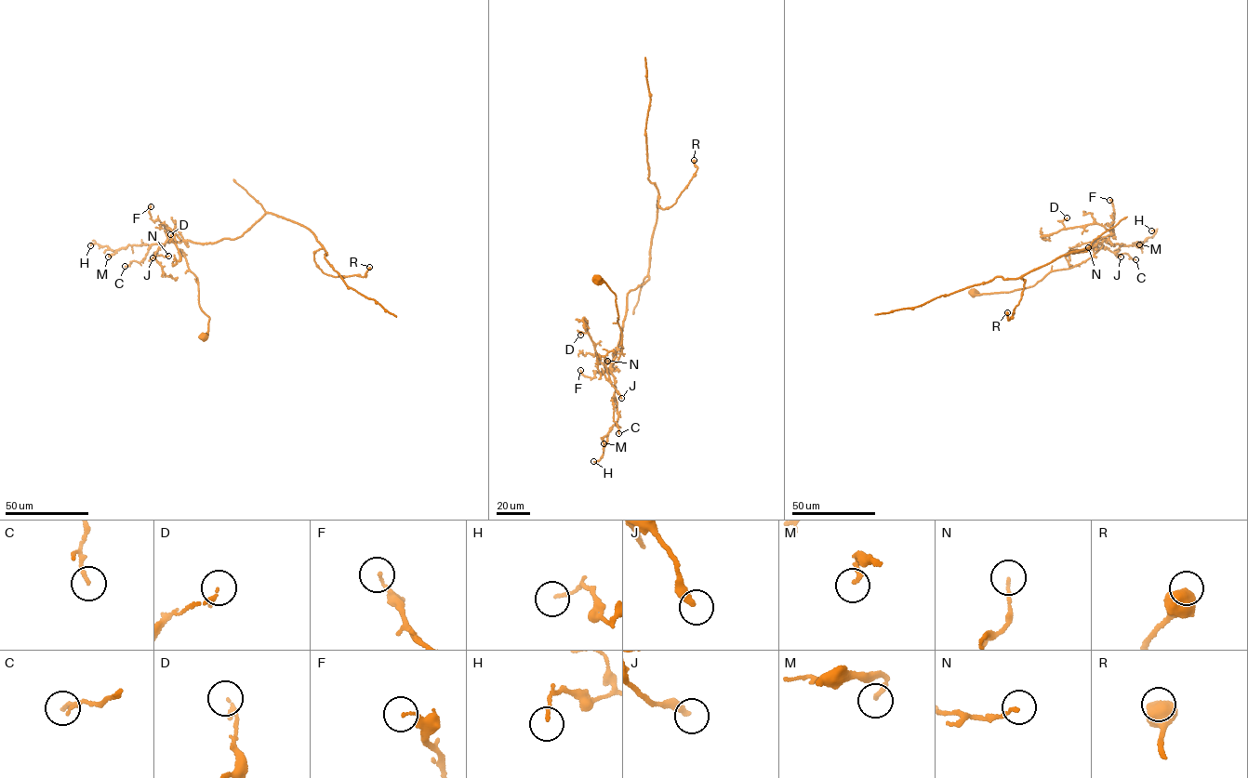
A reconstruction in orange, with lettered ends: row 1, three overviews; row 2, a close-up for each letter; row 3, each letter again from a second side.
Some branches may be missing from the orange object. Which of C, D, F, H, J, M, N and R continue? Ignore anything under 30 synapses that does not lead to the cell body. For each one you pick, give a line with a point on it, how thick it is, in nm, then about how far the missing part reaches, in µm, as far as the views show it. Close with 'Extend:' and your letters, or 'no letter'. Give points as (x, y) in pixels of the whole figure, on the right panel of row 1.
Extend: no letter

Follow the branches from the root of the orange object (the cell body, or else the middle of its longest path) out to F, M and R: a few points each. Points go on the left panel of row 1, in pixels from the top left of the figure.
F: (203, 336), (209, 319), (199, 307), (196, 277), (176, 242), (167, 240), (164, 225), (151, 218), (151, 206)
M: (203, 336), (207, 334), (209, 317), (199, 307), (196, 277), (189, 270), (176, 242), (128, 245), (108, 257)
R: (203, 336), (209, 319), (177, 242), (232, 239), (271, 213), (314, 233), (326, 274), (369, 267)

